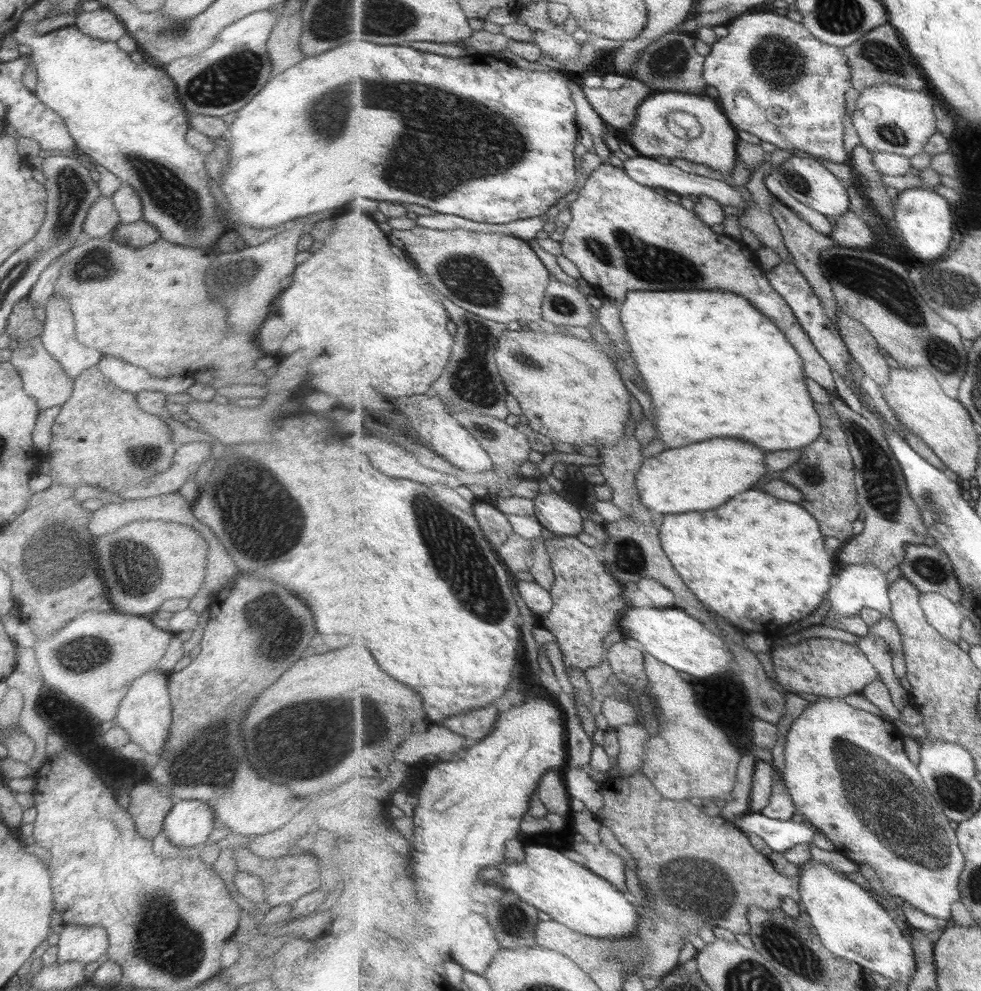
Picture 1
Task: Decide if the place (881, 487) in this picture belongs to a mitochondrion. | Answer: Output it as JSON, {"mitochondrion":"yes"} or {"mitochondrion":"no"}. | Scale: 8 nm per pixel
{"mitochondrion":"yes"}

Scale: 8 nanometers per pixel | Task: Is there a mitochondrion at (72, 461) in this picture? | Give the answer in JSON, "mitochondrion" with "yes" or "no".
{"mitochondrion":"no"}

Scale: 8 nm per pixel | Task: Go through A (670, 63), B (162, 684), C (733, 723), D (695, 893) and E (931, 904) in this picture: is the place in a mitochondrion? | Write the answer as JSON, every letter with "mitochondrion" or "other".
{"A":"mitochondrion","B":"other","C":"other","D":"mitochondrion","E":"other"}

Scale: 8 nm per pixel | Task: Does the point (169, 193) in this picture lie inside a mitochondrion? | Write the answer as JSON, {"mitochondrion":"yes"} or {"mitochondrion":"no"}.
{"mitochondrion":"yes"}

